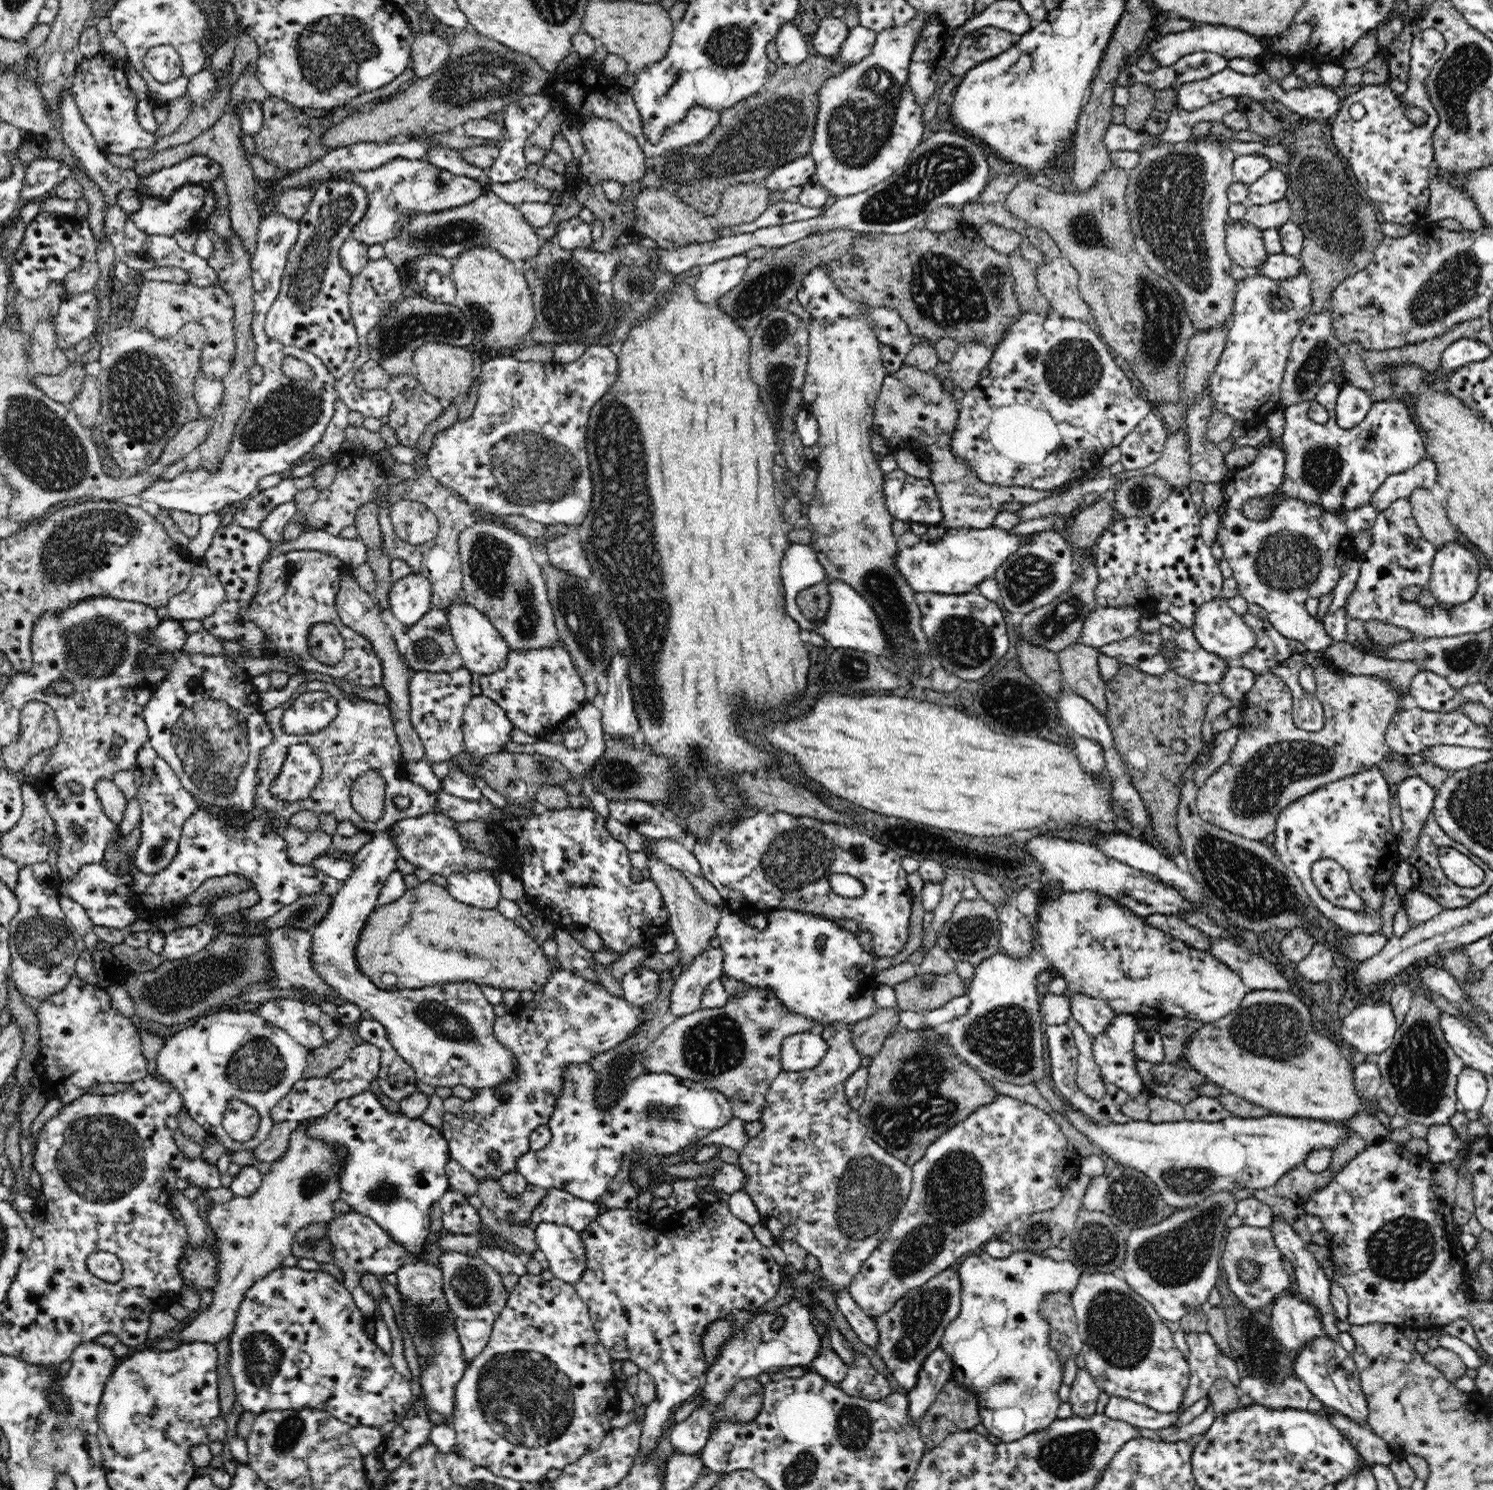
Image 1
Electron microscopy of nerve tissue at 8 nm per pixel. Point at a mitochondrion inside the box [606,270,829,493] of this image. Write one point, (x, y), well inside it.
(773, 335)

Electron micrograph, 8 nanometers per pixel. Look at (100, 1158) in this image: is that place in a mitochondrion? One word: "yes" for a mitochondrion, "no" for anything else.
yes

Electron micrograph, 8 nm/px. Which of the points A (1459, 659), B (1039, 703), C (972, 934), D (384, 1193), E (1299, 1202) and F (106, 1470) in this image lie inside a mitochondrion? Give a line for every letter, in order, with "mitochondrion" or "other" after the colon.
A: mitochondrion
B: other
C: mitochondrion
D: mitochondrion
E: other
F: other

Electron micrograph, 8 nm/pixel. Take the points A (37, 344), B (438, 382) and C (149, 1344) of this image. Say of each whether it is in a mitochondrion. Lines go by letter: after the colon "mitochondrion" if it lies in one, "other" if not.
A: other
B: other
C: other

